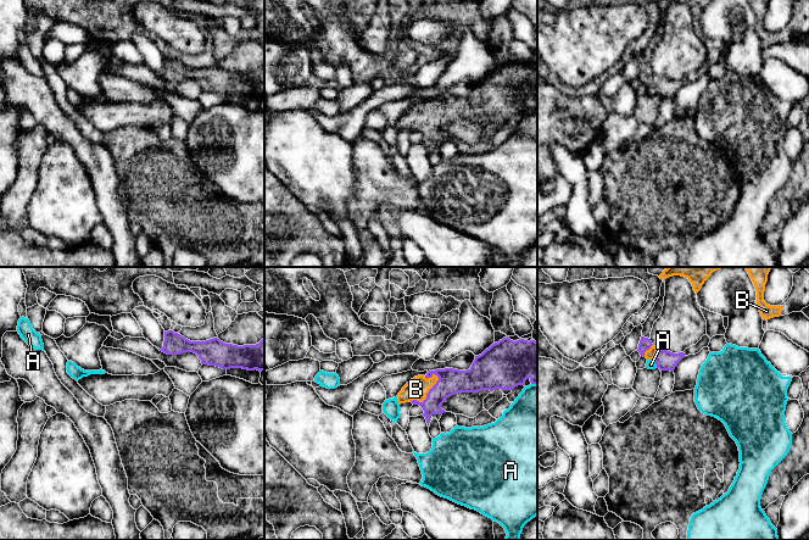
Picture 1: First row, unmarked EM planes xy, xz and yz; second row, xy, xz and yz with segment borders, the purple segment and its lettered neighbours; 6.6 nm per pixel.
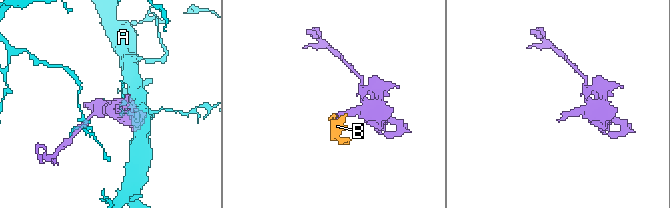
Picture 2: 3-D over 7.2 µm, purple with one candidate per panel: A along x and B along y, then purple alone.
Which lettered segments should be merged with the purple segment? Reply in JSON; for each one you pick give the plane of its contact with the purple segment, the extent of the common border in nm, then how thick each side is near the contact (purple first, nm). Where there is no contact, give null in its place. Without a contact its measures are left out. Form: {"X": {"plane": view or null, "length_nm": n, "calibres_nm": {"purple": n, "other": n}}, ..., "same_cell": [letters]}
{"B": {"plane": "xz", "length_nm": 260, "calibres_nm": {"purple": 160, "other": 140}}, "same_cell": ["B"]}

